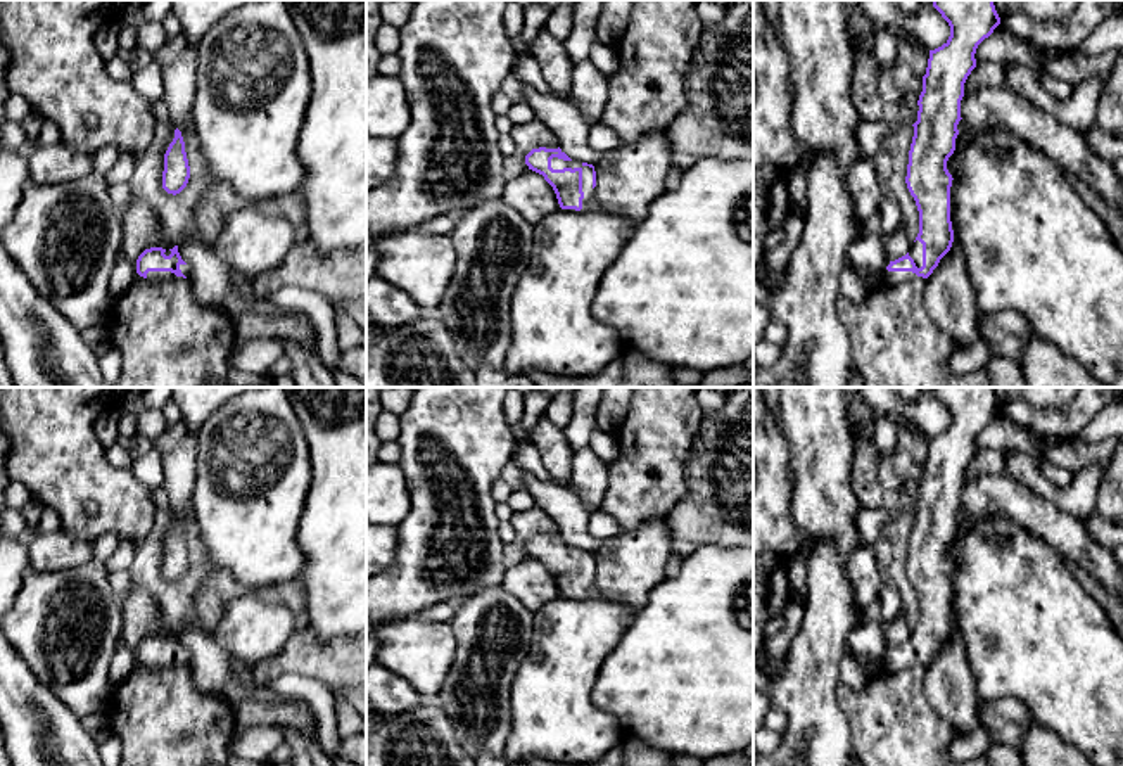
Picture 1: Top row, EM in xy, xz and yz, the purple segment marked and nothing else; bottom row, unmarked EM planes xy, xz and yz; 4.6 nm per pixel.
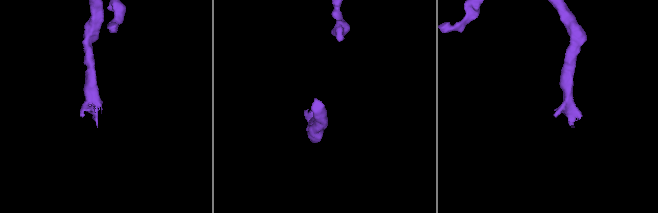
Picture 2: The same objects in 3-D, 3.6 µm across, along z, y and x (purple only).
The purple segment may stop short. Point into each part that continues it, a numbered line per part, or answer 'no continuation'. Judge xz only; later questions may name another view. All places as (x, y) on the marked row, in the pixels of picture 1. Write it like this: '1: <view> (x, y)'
1: xz (588, 201)

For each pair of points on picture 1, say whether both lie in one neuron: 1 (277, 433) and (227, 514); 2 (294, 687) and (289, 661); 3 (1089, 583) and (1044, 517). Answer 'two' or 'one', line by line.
1: one
2: two
3: two

